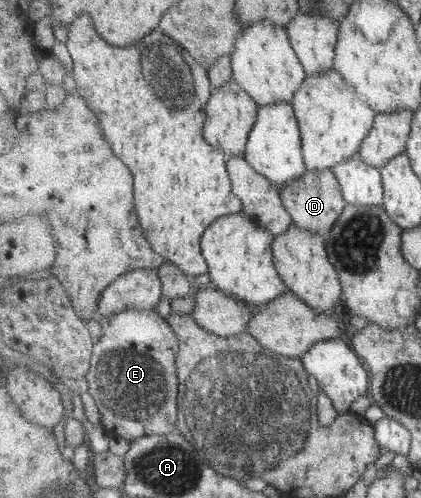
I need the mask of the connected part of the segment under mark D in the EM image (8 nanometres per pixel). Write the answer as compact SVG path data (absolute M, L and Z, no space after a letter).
M307 168L303 176L285 184L281 195L295 225L323 236L329 236L332 226L338 222L344 211L343 208L348 204L345 202L342 184L331 169L312 171Z

